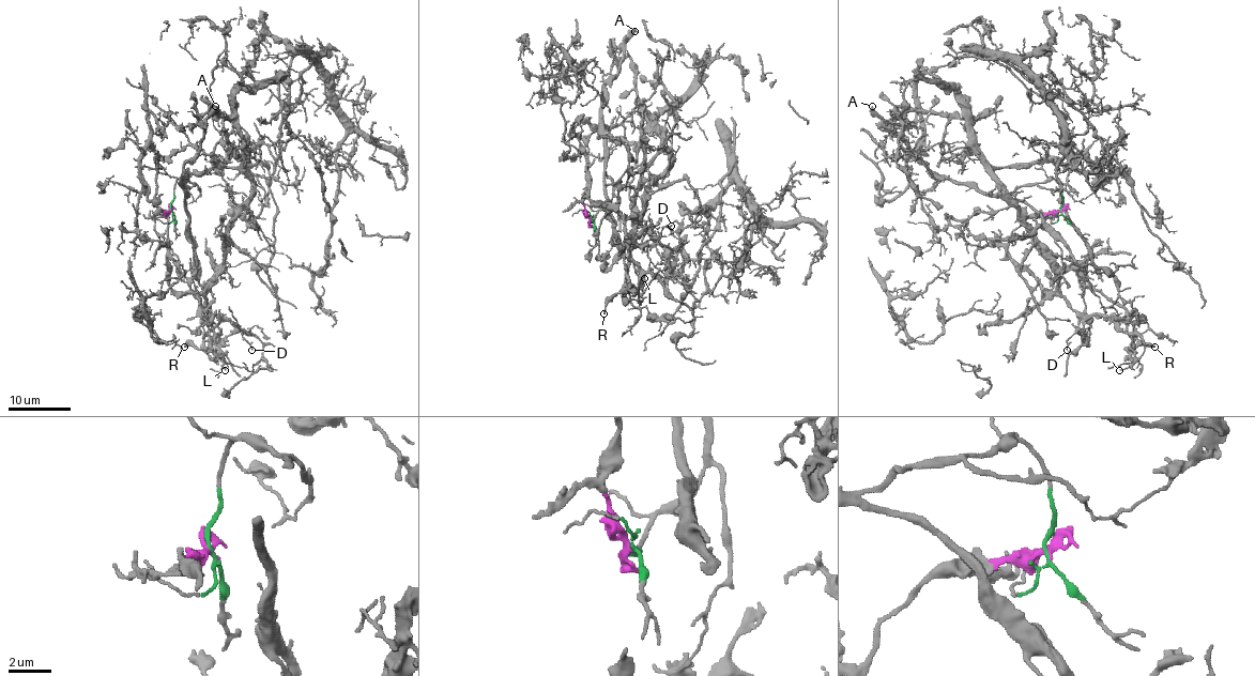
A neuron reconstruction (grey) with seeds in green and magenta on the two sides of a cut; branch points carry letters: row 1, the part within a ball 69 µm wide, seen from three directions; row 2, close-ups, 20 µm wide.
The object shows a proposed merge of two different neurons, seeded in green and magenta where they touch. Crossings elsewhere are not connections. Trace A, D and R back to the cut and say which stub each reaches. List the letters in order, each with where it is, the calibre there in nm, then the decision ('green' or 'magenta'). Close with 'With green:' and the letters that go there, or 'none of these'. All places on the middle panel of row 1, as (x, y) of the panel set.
A: place (634, 31); calibre 440 nm; green
D: place (671, 226); calibre 80 nm; magenta
R: place (603, 313); calibre 190 nm; magenta
With green: A

